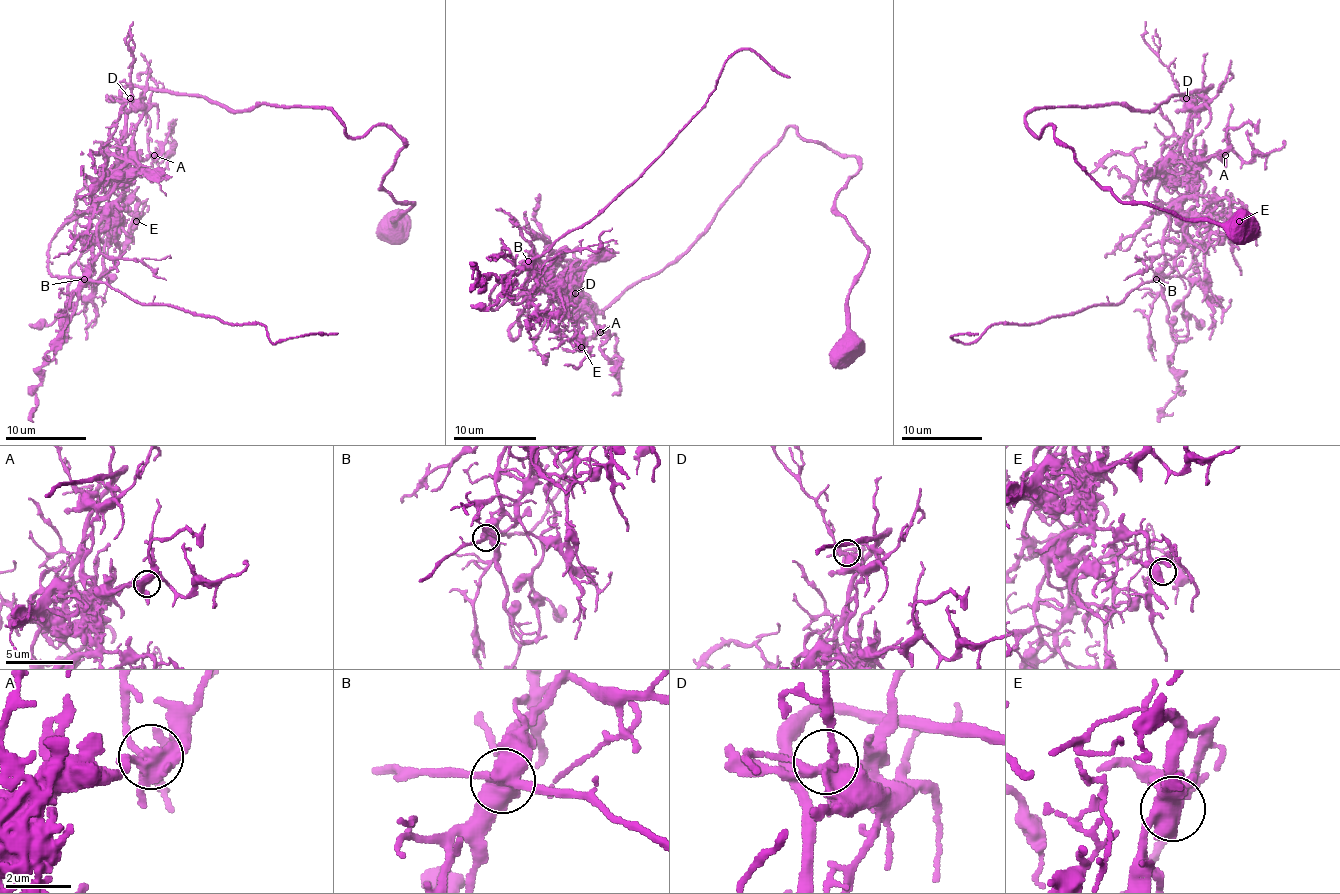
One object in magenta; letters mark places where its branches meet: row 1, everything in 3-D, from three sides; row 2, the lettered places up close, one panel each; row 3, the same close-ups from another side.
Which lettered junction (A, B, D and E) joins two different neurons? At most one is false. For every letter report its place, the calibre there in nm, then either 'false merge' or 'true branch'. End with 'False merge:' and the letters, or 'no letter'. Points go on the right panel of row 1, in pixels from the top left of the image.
A: (1225, 155) | 440 nm | true branch
B: (1156, 279) | 500 nm | false merge
D: (1186, 98) | 440 nm | true branch
E: (1239, 221) | 480 nm | true branch
False merge: B

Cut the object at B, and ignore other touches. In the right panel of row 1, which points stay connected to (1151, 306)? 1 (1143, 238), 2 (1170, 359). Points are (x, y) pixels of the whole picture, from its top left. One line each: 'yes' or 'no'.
1: no
2: no

